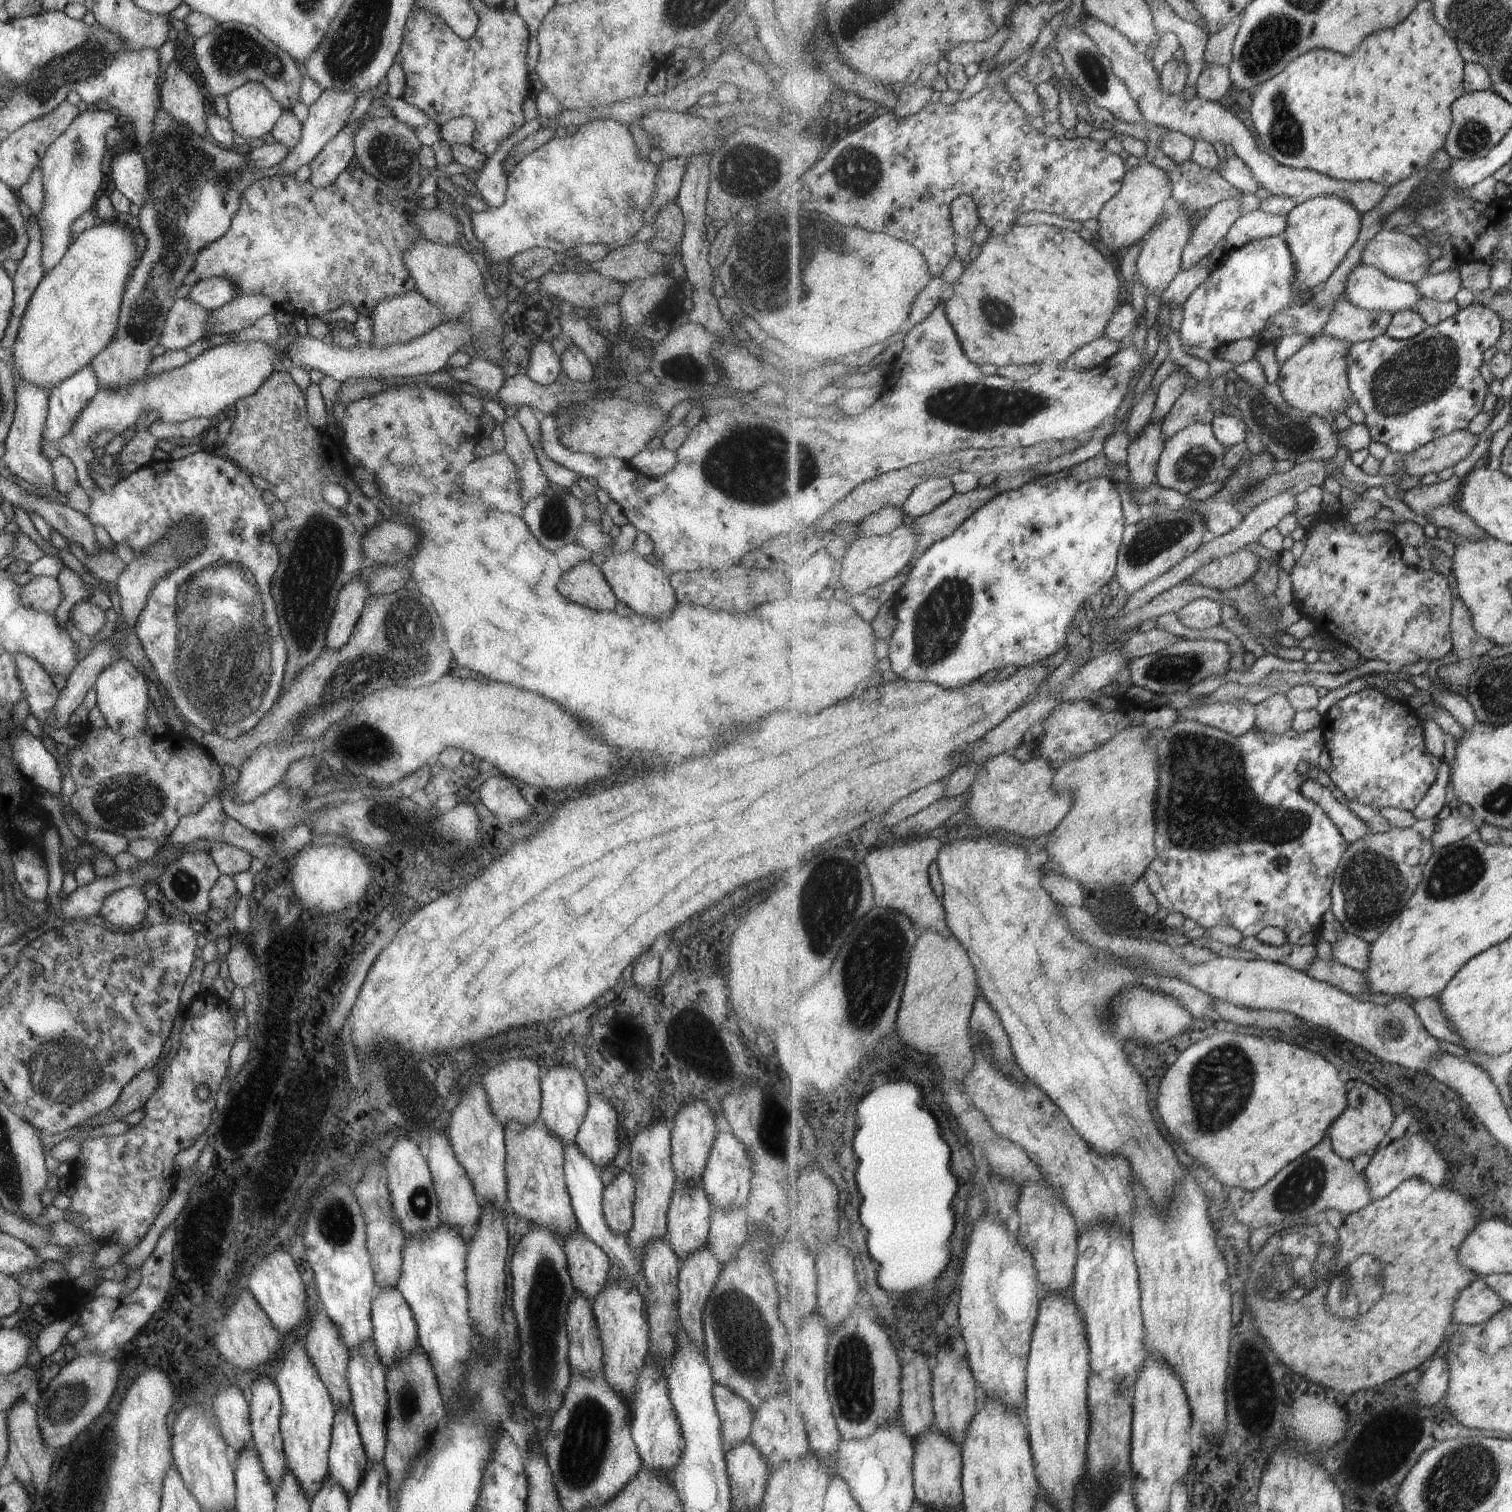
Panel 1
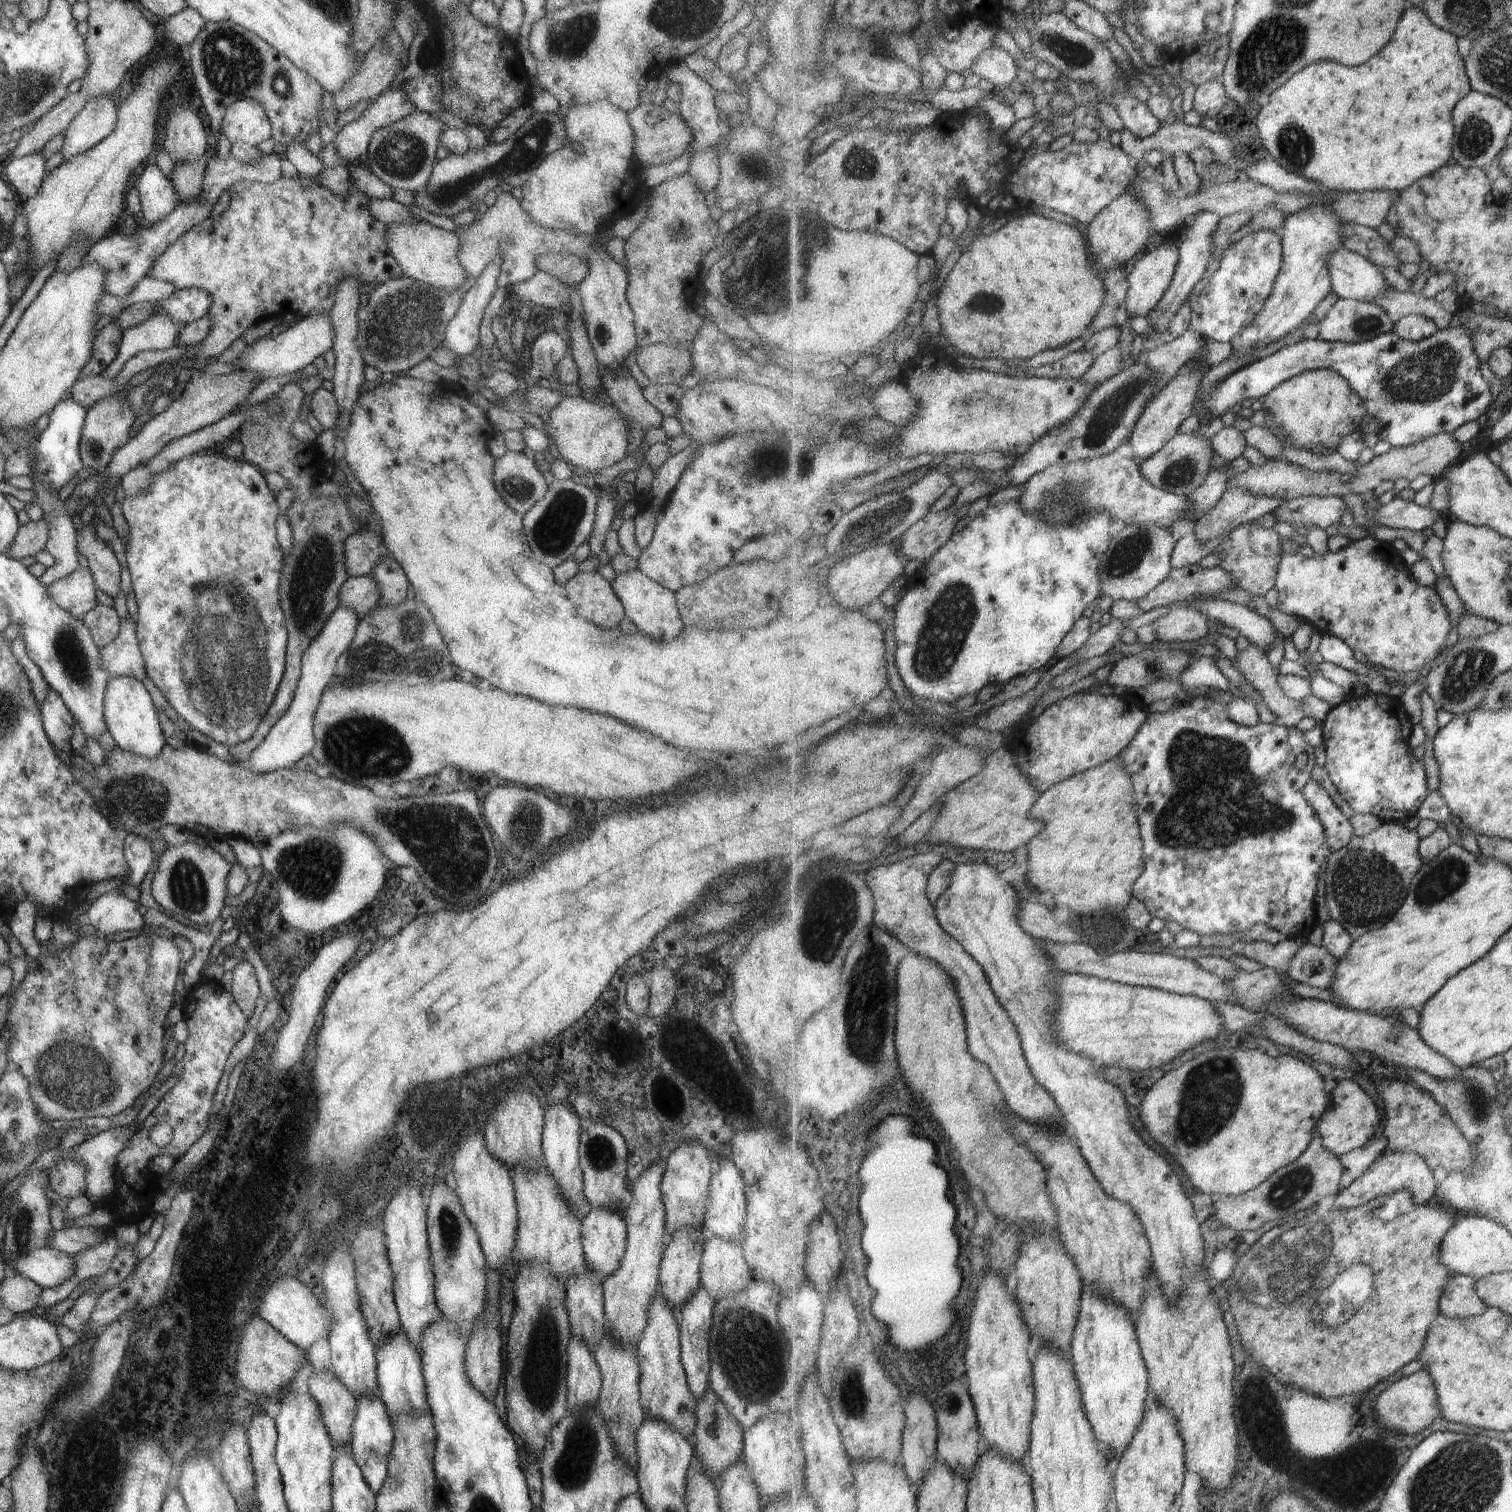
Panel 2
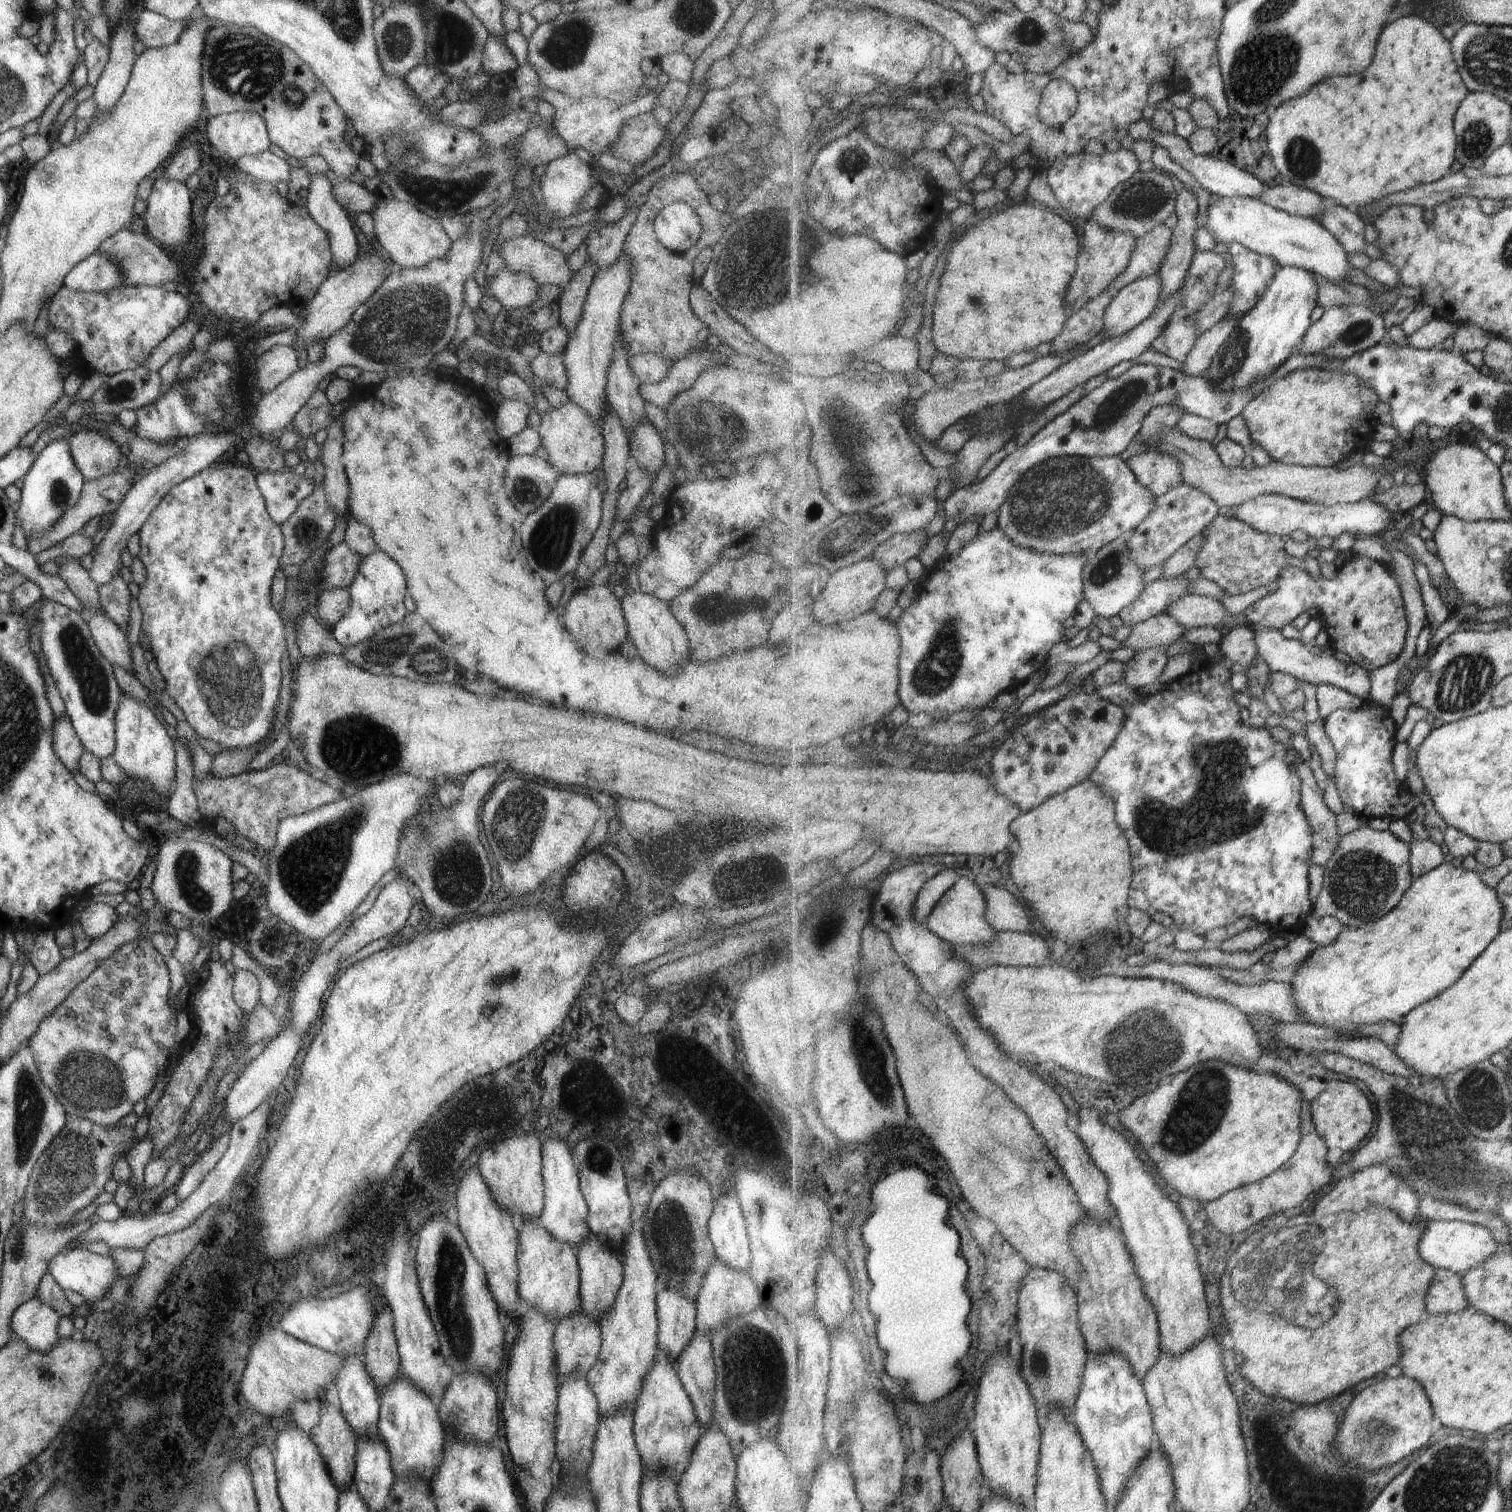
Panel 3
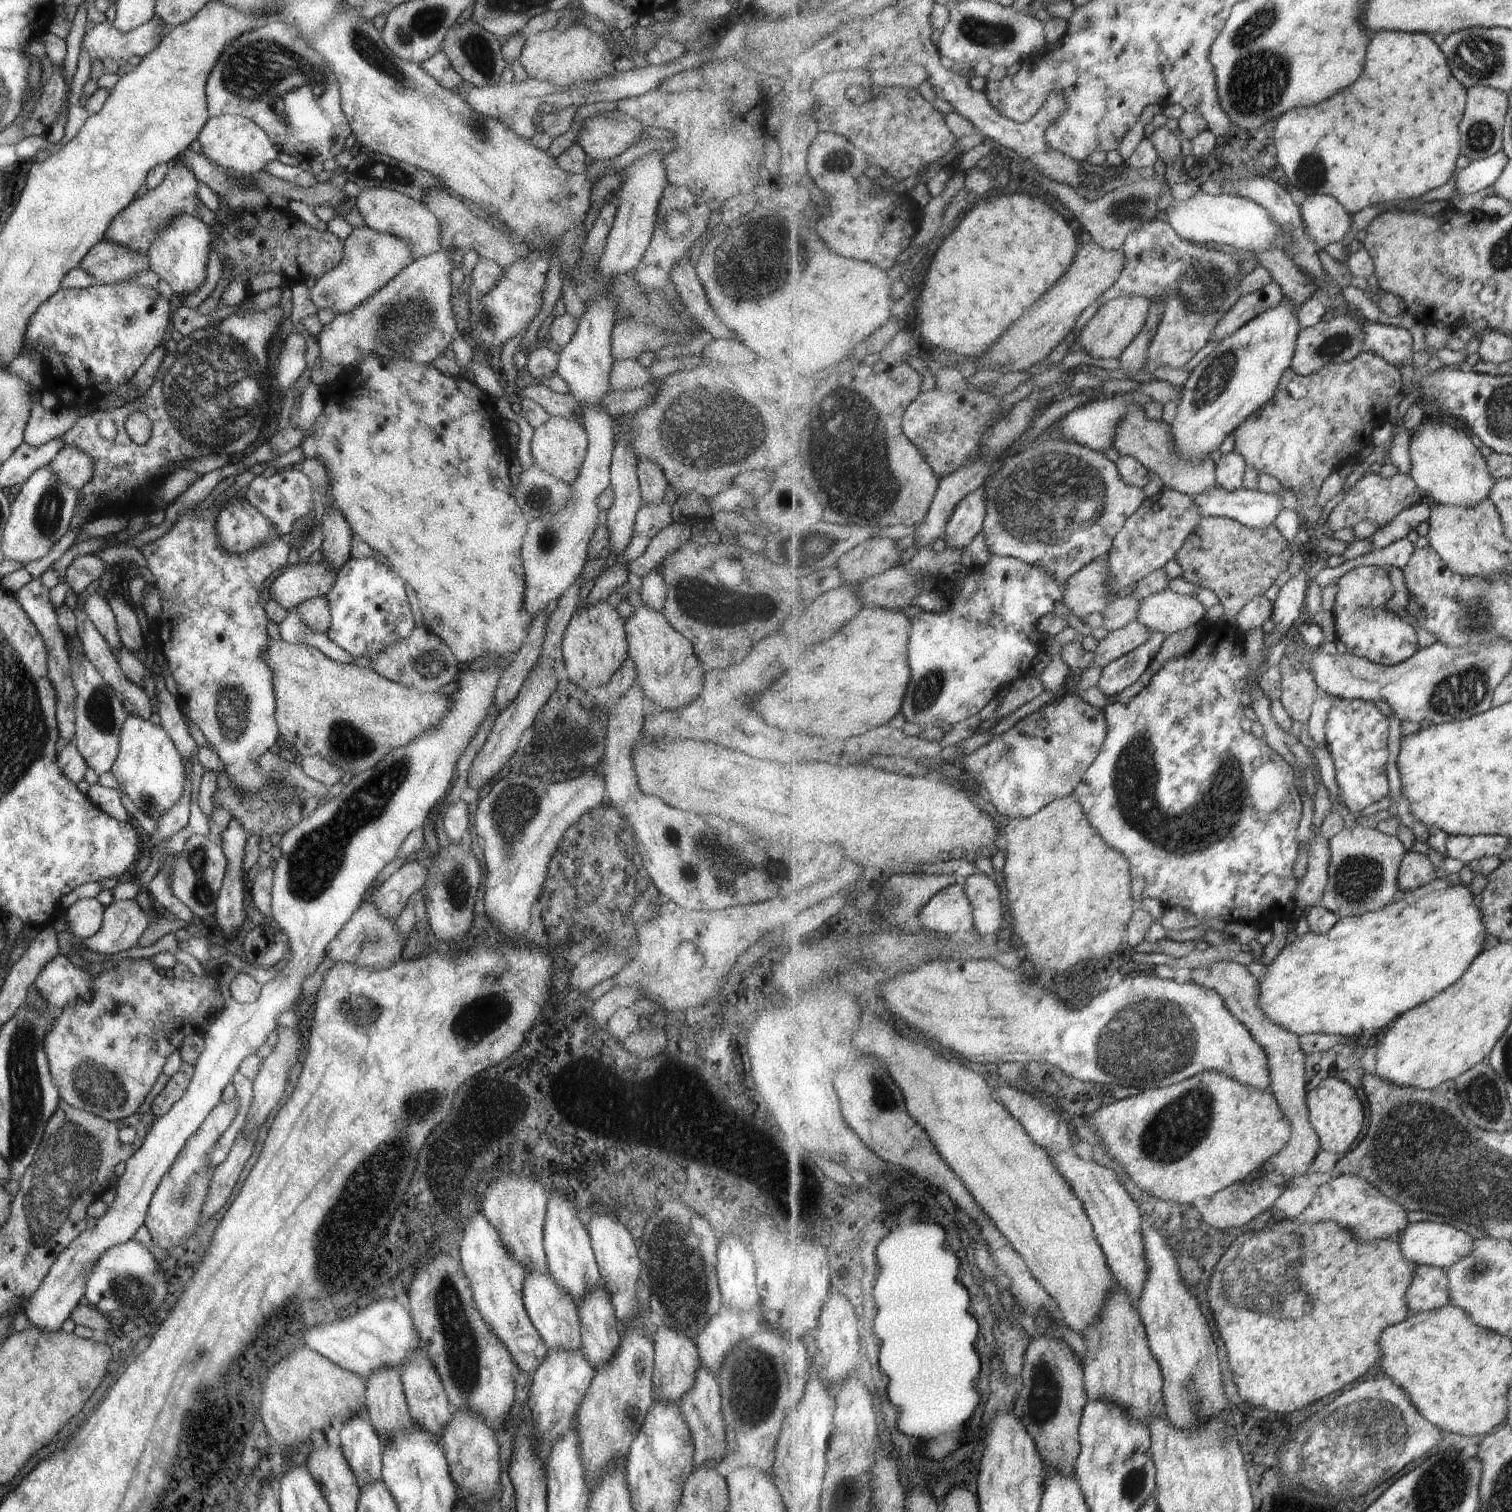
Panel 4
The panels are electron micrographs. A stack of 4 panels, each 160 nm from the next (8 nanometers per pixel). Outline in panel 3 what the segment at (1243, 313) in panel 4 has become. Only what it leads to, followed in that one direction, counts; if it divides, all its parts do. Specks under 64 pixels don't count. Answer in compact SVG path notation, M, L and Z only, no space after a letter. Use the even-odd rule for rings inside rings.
M1225 317L1209 330L1199 334L1198 342L1183 363L1181 371L1192 377L1201 377L1211 366L1213 357L1229 340L1235 327L1239 326L1239 321L1235 317Z

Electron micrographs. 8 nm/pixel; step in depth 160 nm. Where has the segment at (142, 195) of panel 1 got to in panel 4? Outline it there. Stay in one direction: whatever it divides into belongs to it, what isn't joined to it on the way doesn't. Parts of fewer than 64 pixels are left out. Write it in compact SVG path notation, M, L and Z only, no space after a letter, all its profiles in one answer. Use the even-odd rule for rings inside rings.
M177 214L171 222L157 232L151 242L147 256L149 269L159 278L163 278L175 294L193 293L206 278L206 263L210 232L207 225L191 214Z

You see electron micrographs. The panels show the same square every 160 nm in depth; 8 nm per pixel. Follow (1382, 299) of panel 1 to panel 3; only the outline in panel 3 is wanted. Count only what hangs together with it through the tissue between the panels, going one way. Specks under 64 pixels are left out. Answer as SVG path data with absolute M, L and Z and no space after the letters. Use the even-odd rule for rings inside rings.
M1219 197L1206 210L1206 226L1215 238L1227 246L1239 243L1253 252L1274 258L1282 267L1299 267L1341 282L1353 267L1343 245L1317 219L1298 217L1251 197Z

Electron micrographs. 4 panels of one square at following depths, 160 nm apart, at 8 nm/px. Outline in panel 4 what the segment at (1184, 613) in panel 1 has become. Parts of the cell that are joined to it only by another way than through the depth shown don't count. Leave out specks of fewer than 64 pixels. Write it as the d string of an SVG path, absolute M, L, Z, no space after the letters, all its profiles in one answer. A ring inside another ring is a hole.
M1136 621L1123 629L1111 631L1094 650L1094 667L1105 669L1111 662L1147 644L1154 636L1153 630Z

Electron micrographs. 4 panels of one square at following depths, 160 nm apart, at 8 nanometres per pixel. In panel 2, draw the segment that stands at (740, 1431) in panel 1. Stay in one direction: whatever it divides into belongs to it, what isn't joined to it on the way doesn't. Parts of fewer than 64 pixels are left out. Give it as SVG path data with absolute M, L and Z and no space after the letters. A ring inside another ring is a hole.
M707 1388L707 1392L696 1400L694 1411L695 1429L690 1437L692 1442L692 1450L694 1451L694 1459L703 1466L703 1472L719 1481L721 1470L729 1468L731 1464L735 1464L742 1455L743 1448L743 1431L741 1424L725 1410L723 1402Z

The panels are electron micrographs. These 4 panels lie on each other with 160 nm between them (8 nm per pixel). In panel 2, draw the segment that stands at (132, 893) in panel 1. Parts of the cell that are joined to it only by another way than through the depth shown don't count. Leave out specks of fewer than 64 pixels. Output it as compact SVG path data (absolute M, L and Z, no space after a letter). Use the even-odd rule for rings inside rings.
M112 889L87 905L84 920L105 937L115 932L143 928L143 918L137 911L138 902L132 902L120 889Z

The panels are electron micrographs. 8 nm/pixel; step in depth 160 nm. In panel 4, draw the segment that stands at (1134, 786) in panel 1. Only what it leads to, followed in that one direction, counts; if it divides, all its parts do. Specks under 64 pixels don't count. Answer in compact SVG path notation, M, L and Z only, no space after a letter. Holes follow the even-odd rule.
M1073 794L1066 798L1053 800L1049 806L1037 812L1034 816L1026 818L1017 818L1013 820L1003 821L1002 833L1007 841L1006 865L1004 866L1005 887L1007 889L1007 904L1011 910L1012 930L1019 936L1022 943L1023 956L1033 964L1039 972L1049 972L1049 974L1065 974L1069 968L1073 968L1079 962L1087 962L1087 960L1101 960L1111 956L1113 952L1119 950L1121 942L1123 942L1123 934L1129 929L1133 912L1138 908L1137 902L1132 895L1132 882L1129 860L1123 854L1117 852L1117 848L1113 848L1105 841L1095 826L1091 824L1083 804L1079 802L1079 798Z

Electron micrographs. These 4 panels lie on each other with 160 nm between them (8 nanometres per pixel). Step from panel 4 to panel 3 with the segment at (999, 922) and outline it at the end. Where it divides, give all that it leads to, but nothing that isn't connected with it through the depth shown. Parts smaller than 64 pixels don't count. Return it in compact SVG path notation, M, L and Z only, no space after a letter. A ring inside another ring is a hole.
M989 884L982 888L986 896L987 922L997 932L1019 931L1025 933L1037 930L1037 921L1031 910L1003 887Z

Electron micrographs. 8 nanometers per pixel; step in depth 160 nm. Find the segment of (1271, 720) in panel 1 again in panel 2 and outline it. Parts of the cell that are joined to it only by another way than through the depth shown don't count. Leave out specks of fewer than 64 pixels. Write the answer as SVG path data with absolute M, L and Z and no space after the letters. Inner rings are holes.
M1250 644L1245 650L1238 652L1236 662L1235 667L1264 699L1266 706L1271 713L1275 714L1276 721L1279 724L1287 727L1298 727L1303 721L1303 718L1306 718L1307 716L1315 718L1321 724L1327 719L1329 712L1331 712L1333 708L1329 702L1325 702L1325 700L1321 700L1321 698L1317 698L1317 696L1314 695L1301 701L1287 697L1287 694L1281 689L1278 675L1275 674L1275 670L1271 668L1271 664L1269 664L1269 660L1267 660L1267 654L1263 649L1259 649L1256 645Z

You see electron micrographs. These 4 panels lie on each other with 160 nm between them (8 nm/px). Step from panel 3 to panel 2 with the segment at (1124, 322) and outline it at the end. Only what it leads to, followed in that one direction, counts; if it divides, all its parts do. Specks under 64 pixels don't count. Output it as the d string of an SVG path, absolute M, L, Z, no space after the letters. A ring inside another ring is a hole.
M1161 244L1153 250L1145 250L1129 267L1129 292L1127 294L1127 309L1129 315L1144 317L1159 306L1159 302L1166 296L1167 290L1173 284L1176 268L1179 264L1180 248L1171 244Z

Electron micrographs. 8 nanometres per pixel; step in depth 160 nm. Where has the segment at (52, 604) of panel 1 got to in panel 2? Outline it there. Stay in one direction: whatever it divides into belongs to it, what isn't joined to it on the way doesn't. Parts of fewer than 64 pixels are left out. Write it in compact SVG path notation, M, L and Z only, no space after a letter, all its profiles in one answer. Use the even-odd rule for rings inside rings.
M87 566L75 568L72 574L53 580L46 588L49 598L73 617L80 618L97 605L96 588Z

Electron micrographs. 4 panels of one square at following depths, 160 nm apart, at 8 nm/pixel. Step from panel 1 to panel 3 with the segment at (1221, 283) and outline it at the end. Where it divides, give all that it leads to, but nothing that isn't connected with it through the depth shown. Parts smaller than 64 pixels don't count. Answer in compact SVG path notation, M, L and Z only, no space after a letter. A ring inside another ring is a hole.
M1231 243L1228 251L1234 265L1231 285L1236 288L1236 294L1227 317L1241 320L1267 292L1278 263L1274 258L1260 255L1239 243Z

